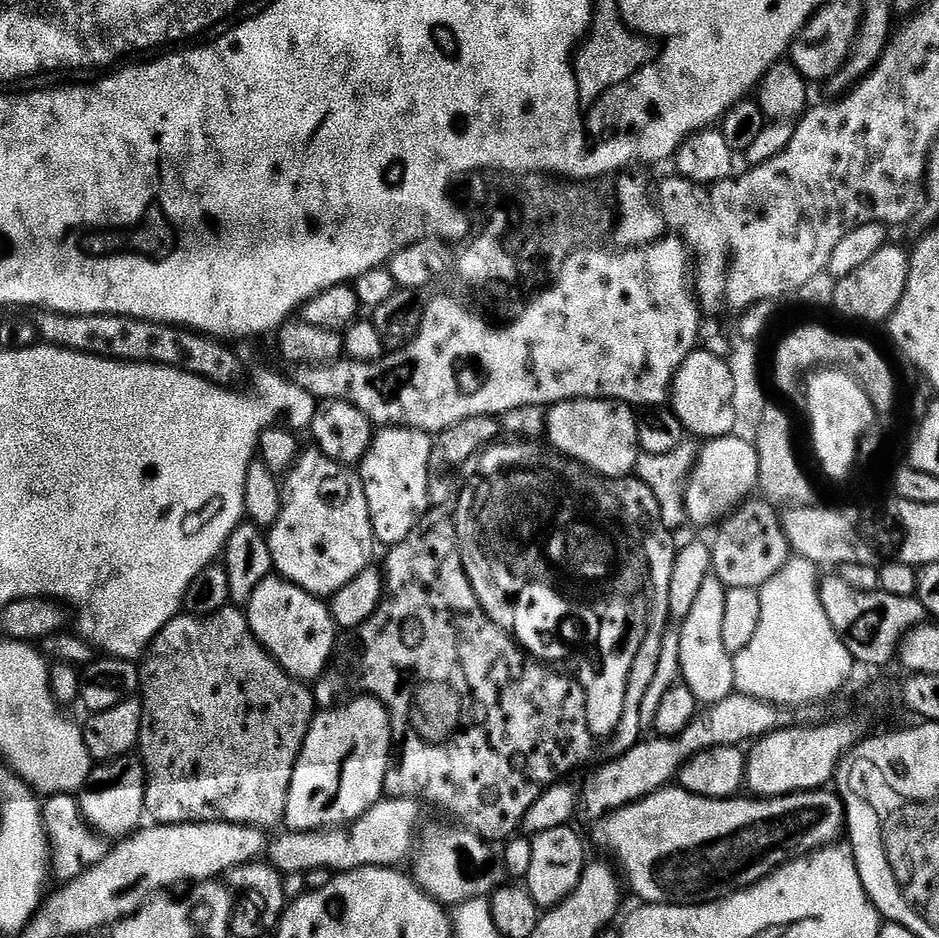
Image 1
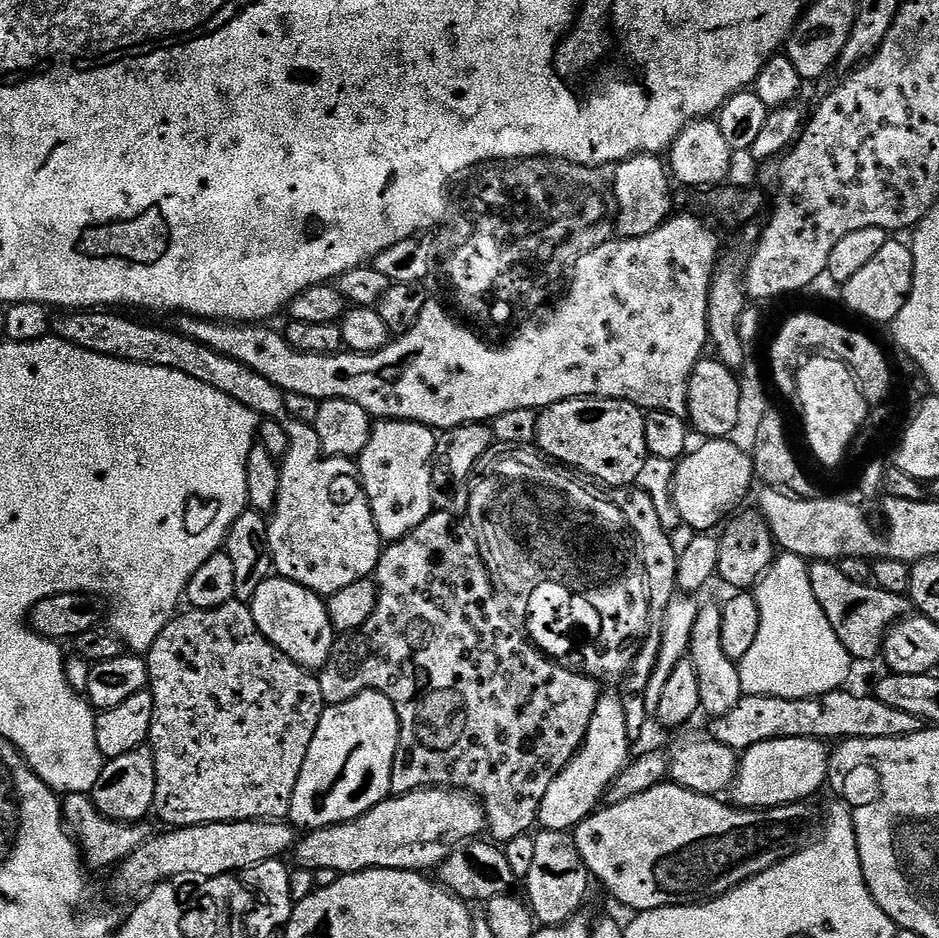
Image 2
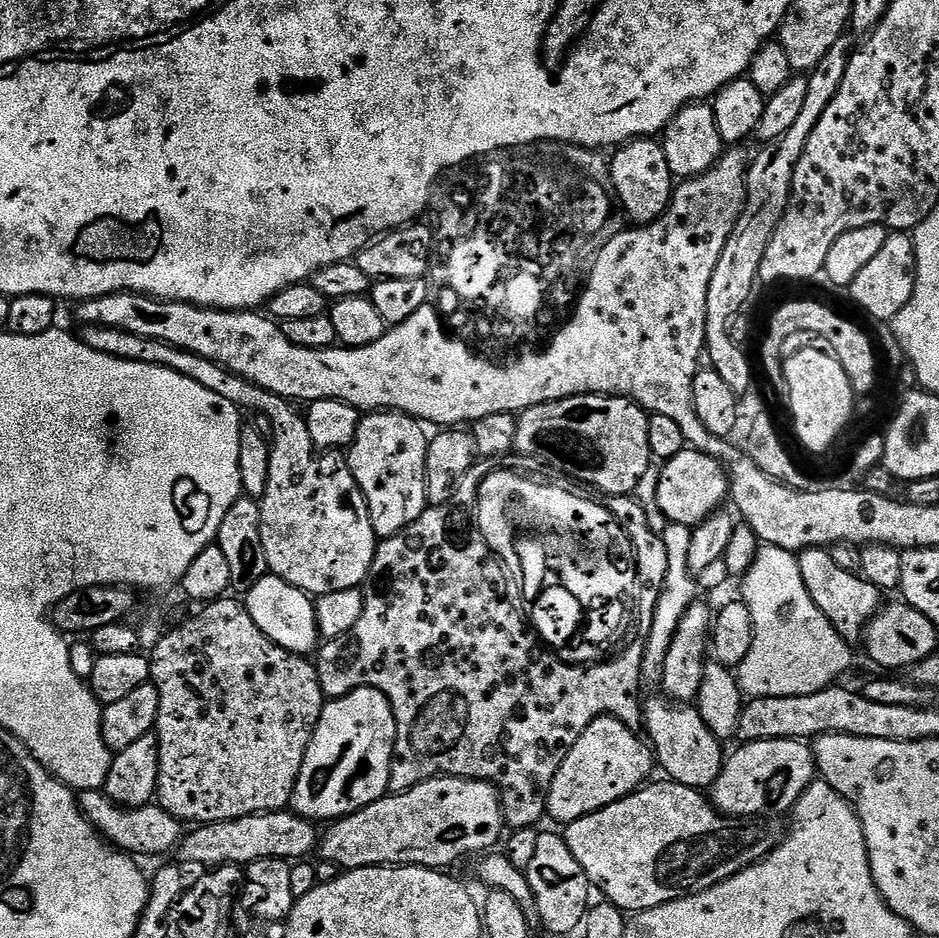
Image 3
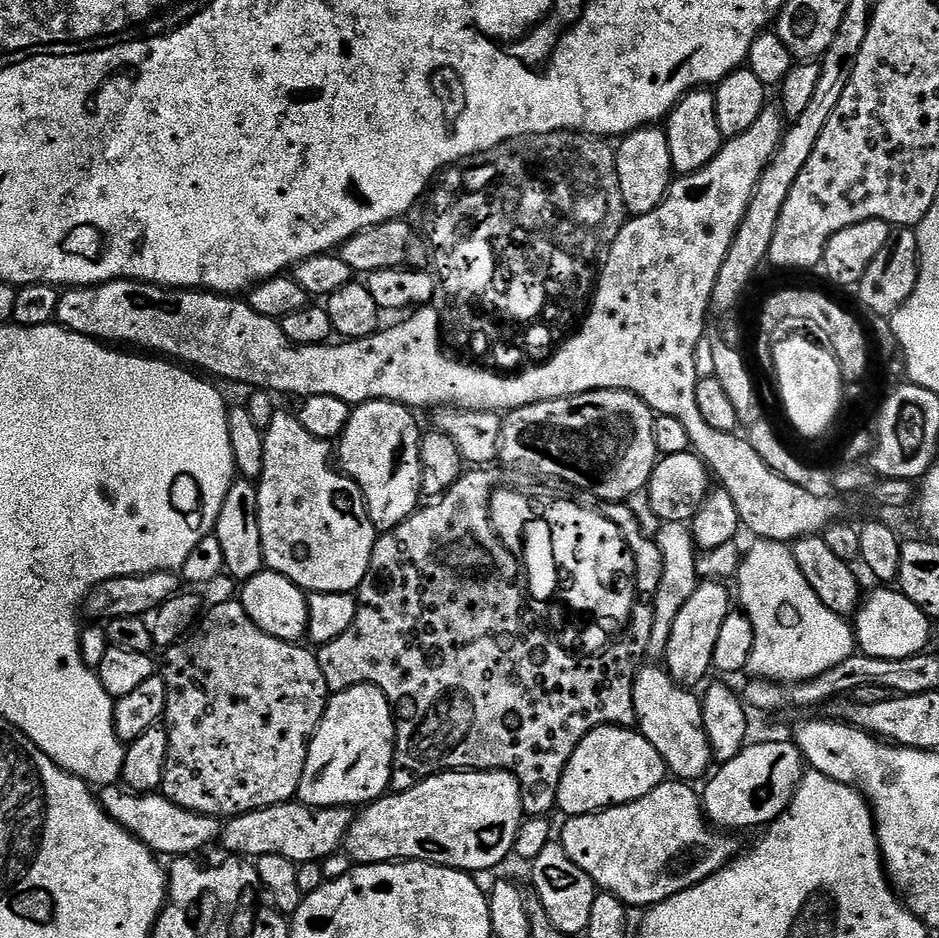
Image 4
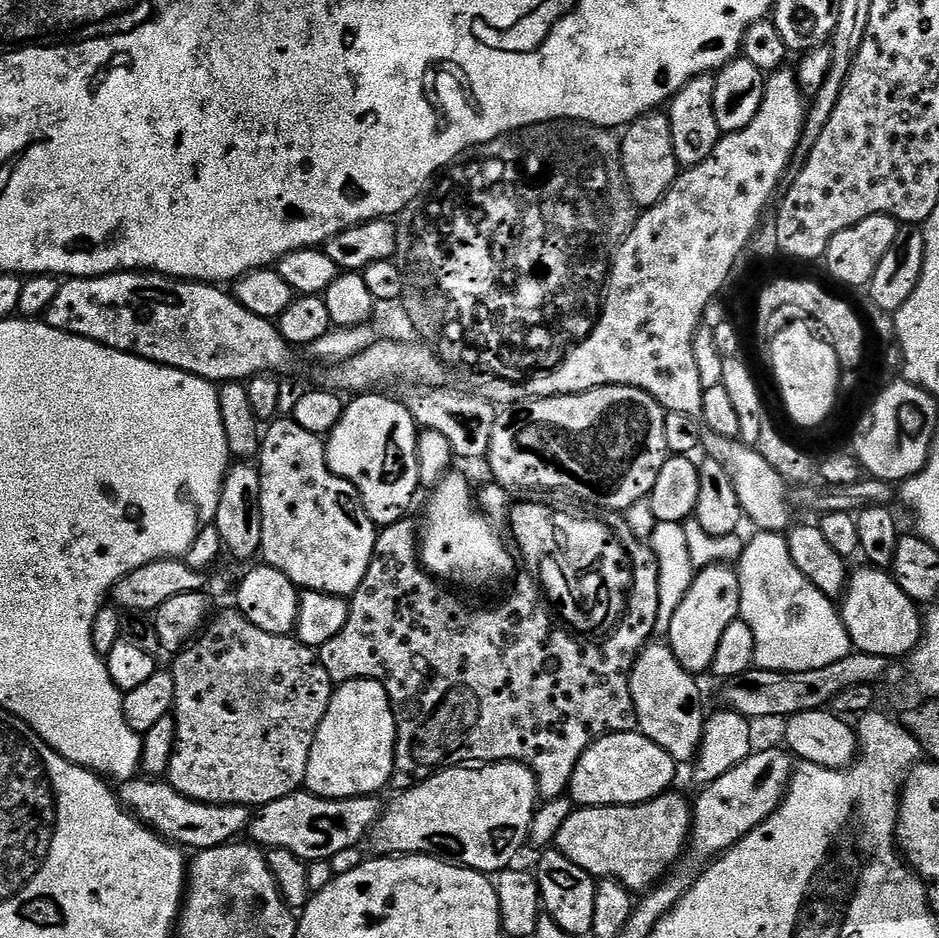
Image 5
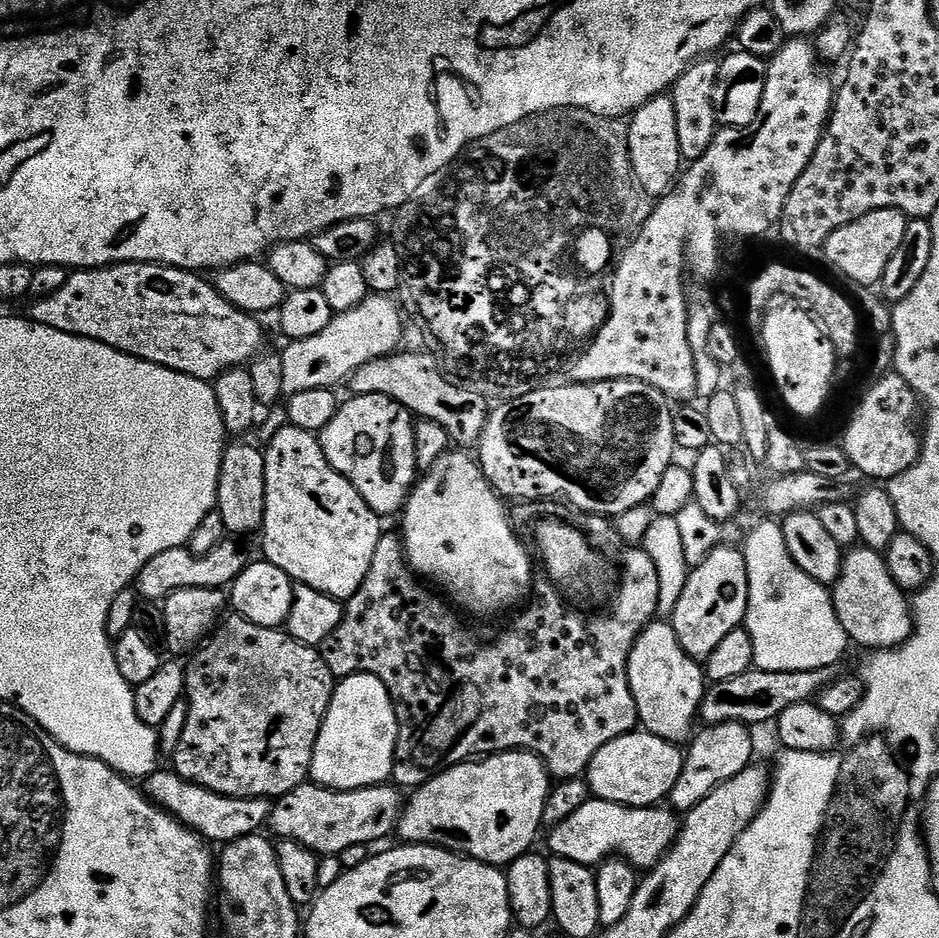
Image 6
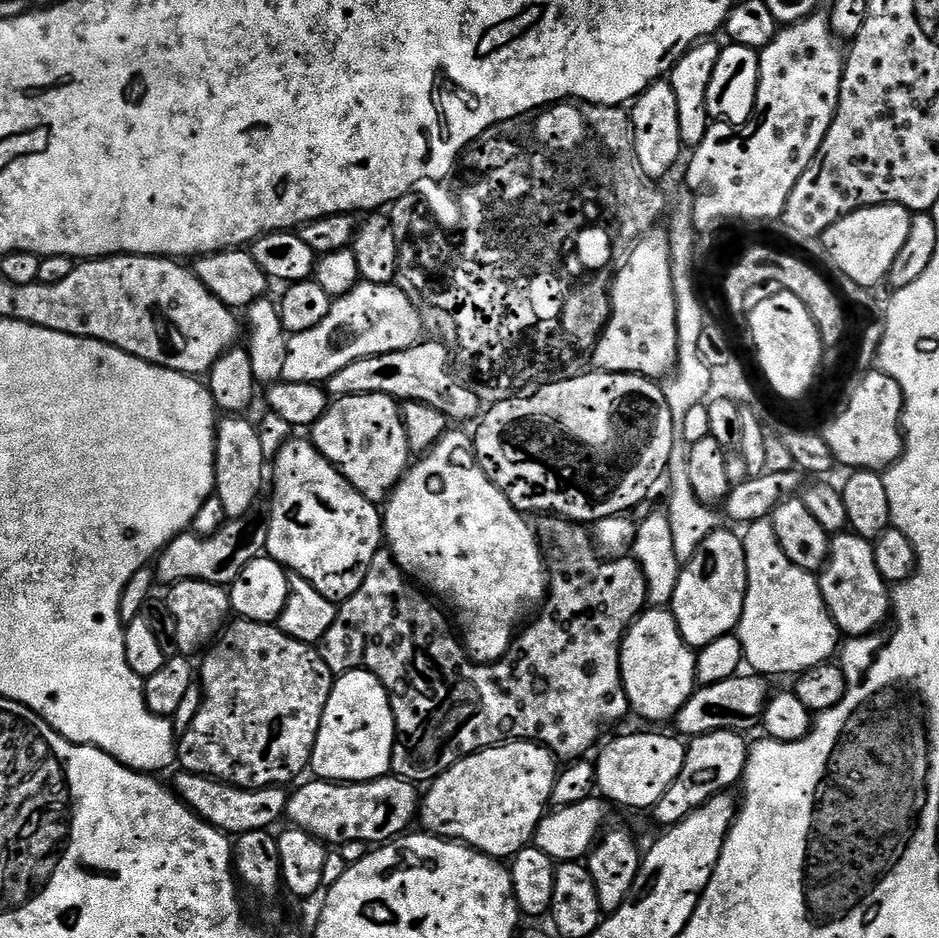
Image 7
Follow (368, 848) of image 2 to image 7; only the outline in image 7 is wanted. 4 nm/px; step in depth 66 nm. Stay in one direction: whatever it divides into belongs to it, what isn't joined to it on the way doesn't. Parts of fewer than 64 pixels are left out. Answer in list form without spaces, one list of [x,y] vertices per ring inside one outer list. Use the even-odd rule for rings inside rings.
[[[510,740],[506,744],[496,745],[495,748],[484,748],[480,752],[475,752],[466,758],[462,758],[457,764],[450,766],[450,770],[443,772],[438,779],[431,781],[429,788],[432,789],[430,789],[428,793],[425,791],[420,801],[418,824],[424,827],[421,829],[423,829],[425,833],[440,836],[443,840],[455,840],[461,844],[468,845],[470,848],[475,848],[478,852],[484,852],[488,856],[511,858],[523,848],[529,847],[529,845],[533,843],[536,828],[549,811],[552,791],[554,790],[554,782],[556,781],[557,775],[558,761],[556,757],[552,755],[552,751],[549,748],[545,748],[543,744],[534,744],[530,740]]]

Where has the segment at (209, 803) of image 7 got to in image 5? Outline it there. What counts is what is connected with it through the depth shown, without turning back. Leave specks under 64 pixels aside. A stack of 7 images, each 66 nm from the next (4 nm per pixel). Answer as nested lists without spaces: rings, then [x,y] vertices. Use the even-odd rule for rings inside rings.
[[[133,778],[119,785],[120,803],[136,819],[153,832],[175,844],[181,850],[210,850],[214,846],[231,844],[237,839],[240,831],[250,824],[250,809],[241,804],[207,804],[186,798],[164,778]]]

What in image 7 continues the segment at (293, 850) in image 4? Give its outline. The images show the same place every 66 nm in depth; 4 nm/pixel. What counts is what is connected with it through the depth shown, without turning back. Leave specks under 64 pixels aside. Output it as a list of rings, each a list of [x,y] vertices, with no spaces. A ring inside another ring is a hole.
[[[380,776],[377,780],[367,780],[361,784],[345,784],[335,780],[322,780],[312,778],[309,784],[301,783],[295,793],[288,798],[288,811],[286,820],[291,827],[306,830],[314,838],[329,846],[339,846],[350,842],[362,842],[369,846],[379,846],[389,843],[407,833],[408,828],[418,816],[418,809],[422,799],[417,785],[411,780],[402,780],[398,776]]]

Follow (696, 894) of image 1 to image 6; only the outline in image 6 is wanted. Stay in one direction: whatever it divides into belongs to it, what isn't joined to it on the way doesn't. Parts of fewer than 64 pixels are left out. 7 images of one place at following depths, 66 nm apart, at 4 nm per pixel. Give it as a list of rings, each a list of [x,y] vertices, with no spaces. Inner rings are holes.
[[[590,798],[578,806],[566,822],[547,833],[548,848],[553,857],[579,864],[599,866],[613,856],[636,870],[650,870],[672,847],[680,825],[677,813],[668,806],[631,808],[625,804]]]

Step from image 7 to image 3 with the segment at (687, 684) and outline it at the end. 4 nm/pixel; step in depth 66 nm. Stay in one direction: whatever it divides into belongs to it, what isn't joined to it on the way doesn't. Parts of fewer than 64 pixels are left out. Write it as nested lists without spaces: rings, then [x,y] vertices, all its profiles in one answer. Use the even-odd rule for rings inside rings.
[[[660,694],[649,704],[647,701],[643,710],[643,727],[648,728],[647,739],[654,749],[655,763],[664,767],[663,775],[682,786],[697,790],[711,789],[724,769],[726,751],[720,737],[708,729],[706,722],[702,722],[700,711],[695,706],[681,706]]]

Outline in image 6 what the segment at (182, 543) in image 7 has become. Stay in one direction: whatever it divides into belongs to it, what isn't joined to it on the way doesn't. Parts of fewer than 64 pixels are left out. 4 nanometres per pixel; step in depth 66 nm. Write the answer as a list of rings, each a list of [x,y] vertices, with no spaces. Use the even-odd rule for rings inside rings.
[[[226,538],[218,546],[214,546],[210,554],[201,556],[195,556],[188,551],[187,547],[183,547],[158,554],[158,558],[150,558],[150,562],[146,562],[146,566],[134,581],[134,588],[139,599],[163,602],[178,591],[205,588],[227,589],[250,563],[250,557],[235,543],[239,544],[235,539]]]

